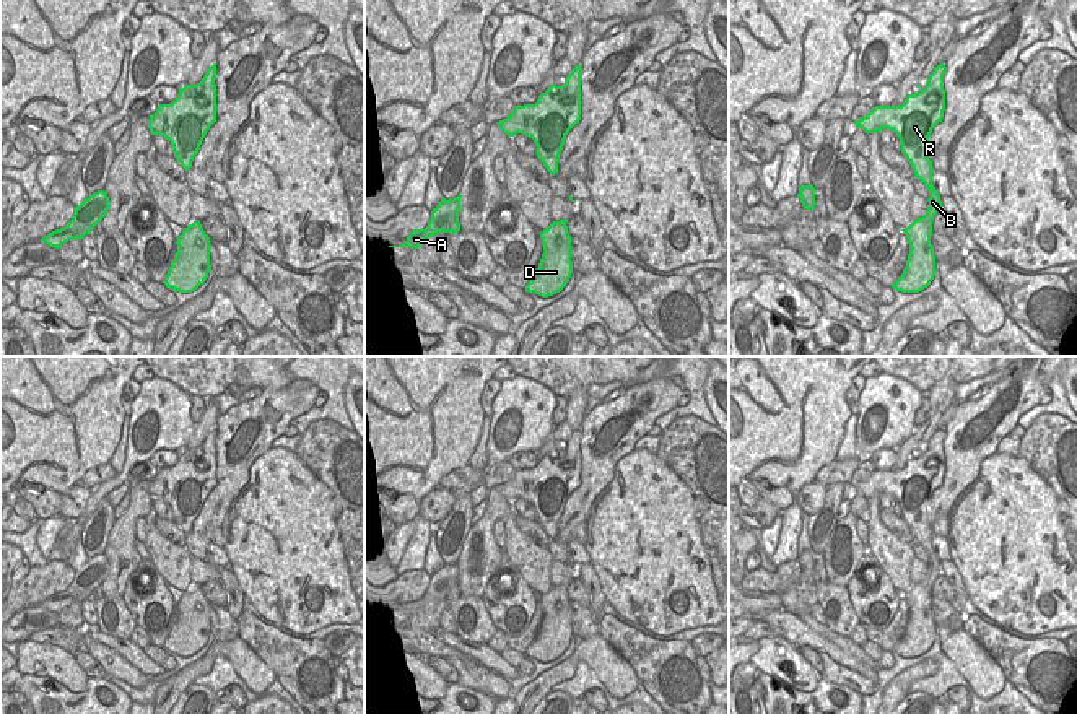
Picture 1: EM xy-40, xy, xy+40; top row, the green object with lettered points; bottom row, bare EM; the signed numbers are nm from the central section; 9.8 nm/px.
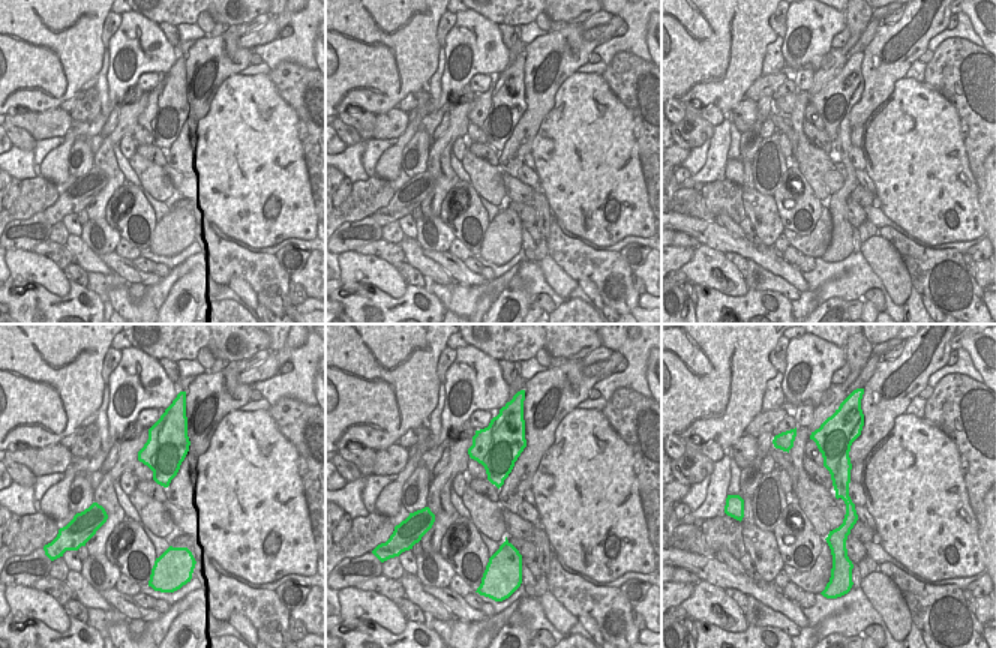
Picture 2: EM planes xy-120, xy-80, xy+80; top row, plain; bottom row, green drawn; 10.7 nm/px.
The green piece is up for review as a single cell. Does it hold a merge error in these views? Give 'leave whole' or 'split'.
split

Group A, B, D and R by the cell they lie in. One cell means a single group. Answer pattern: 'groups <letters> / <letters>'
groups A / B D R

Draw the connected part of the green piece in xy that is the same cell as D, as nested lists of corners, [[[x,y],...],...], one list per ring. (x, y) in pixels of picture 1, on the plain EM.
[[[568,584],[553,586],[540,597],[543,618],[535,639],[525,649],[527,657],[542,662],[560,657],[571,642],[571,600],[566,590]]]

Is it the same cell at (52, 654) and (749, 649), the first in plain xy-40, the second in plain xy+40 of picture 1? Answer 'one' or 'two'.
two

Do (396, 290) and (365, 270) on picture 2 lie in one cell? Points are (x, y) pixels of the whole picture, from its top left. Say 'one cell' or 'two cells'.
one cell

